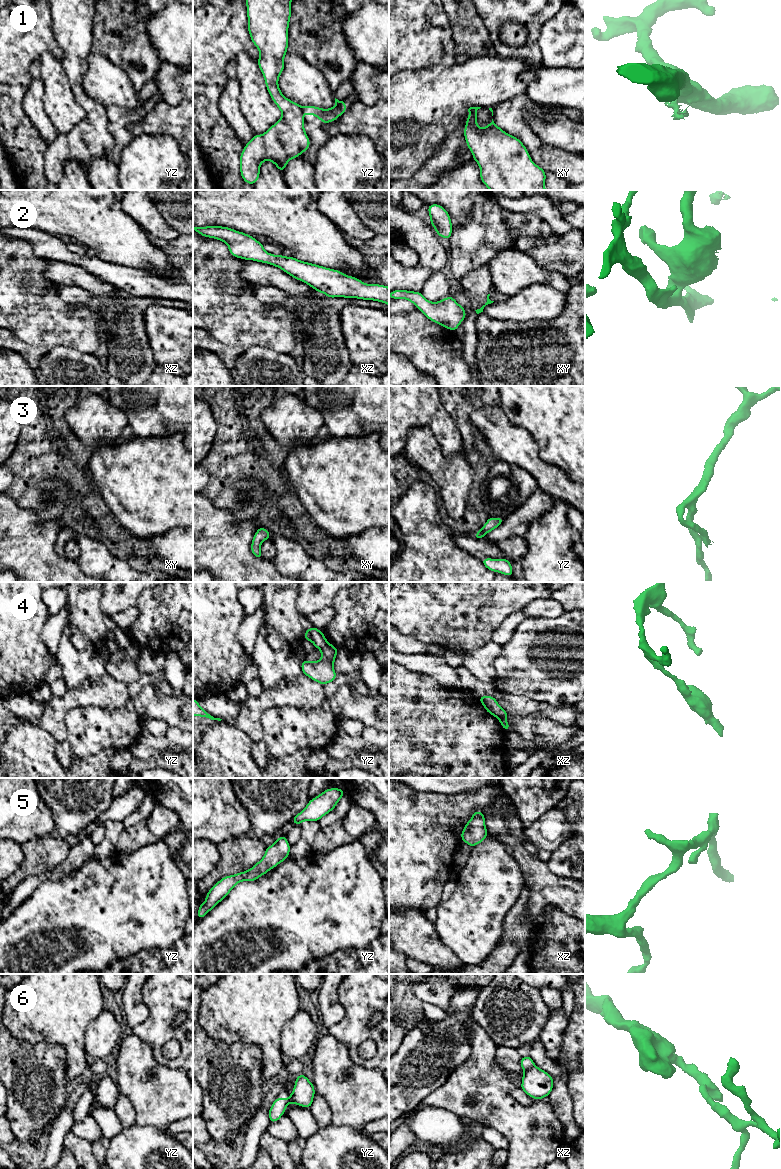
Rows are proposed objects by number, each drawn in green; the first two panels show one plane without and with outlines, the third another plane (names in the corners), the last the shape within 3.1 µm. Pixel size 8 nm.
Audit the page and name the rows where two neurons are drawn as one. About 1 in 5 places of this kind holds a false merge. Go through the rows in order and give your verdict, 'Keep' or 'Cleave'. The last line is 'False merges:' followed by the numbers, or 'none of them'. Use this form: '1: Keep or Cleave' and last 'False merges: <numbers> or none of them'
1: Cleave
2: Keep
3: Keep
4: Keep
5: Keep
6: Cleave
False merges: 1, 6

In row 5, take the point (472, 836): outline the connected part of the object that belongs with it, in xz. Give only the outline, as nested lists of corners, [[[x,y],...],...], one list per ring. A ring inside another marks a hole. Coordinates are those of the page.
[[[474,811],[472,818],[465,824],[465,829],[461,832],[461,840],[473,847],[483,842],[487,836],[484,814]]]

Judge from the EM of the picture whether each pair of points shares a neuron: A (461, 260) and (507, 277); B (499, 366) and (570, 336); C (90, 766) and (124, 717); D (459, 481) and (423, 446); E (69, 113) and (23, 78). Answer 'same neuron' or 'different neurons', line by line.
A: different neurons
B: same neuron
C: different neurons
D: same neuron
E: different neurons

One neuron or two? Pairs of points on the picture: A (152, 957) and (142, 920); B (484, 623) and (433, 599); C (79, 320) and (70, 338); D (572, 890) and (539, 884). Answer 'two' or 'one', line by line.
A: two
B: one
C: one
D: one

